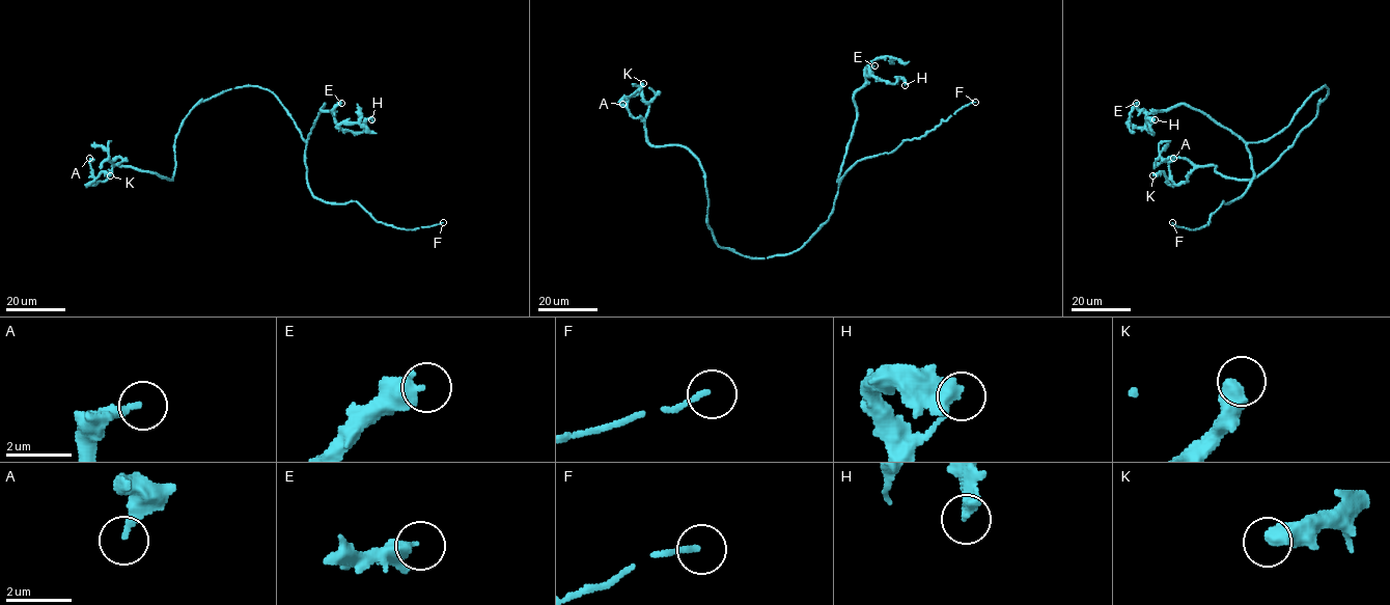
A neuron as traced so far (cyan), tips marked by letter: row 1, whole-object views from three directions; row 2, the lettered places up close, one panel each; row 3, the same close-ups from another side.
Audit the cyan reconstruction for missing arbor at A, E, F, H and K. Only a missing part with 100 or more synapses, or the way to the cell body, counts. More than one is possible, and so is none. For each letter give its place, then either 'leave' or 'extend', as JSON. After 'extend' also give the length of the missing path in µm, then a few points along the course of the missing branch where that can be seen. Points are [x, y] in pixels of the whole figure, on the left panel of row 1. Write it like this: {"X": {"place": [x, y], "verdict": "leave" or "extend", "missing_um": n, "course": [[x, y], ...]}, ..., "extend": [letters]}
{"A": {"place": [89, 158], "verdict": "leave"}, "E": {"place": [341, 103], "verdict": "leave"}, "F": {"place": [443, 222], "verdict": "leave"}, "H": {"place": [371, 119], "verdict": "leave"}, "K": {"place": [110, 175], "verdict": "leave"}, "extend": []}

